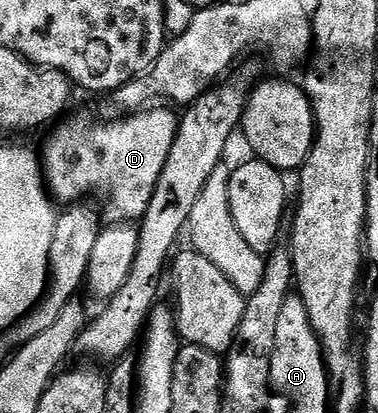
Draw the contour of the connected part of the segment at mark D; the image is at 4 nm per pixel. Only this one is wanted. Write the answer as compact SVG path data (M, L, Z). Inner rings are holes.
M151 106L125 118L110 118L114 120L107 124L90 116L55 123L54 133L40 151L47 193L62 206L90 198L86 196L103 196L106 205L100 212L111 225L141 221L152 202L156 182L160 182L160 170L168 162L172 142L178 137L179 117L169 110L166 106Z

